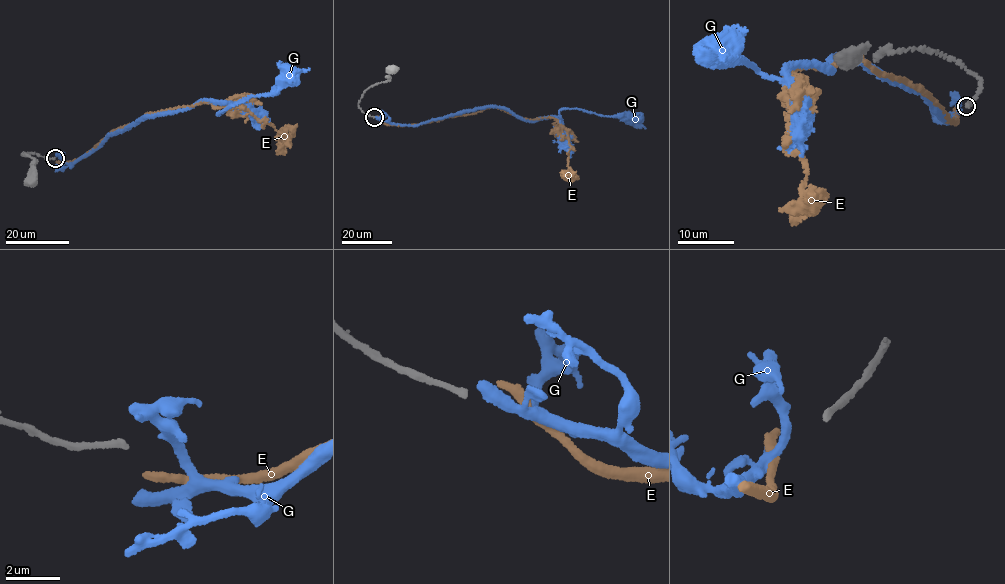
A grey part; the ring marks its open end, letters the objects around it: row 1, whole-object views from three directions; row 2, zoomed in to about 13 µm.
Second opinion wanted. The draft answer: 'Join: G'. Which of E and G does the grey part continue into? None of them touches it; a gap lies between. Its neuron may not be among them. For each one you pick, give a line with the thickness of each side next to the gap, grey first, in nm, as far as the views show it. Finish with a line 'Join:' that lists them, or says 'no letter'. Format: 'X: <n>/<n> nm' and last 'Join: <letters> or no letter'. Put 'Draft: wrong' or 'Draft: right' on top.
Draft: wrong
E: 240/280 nm
Join: E

